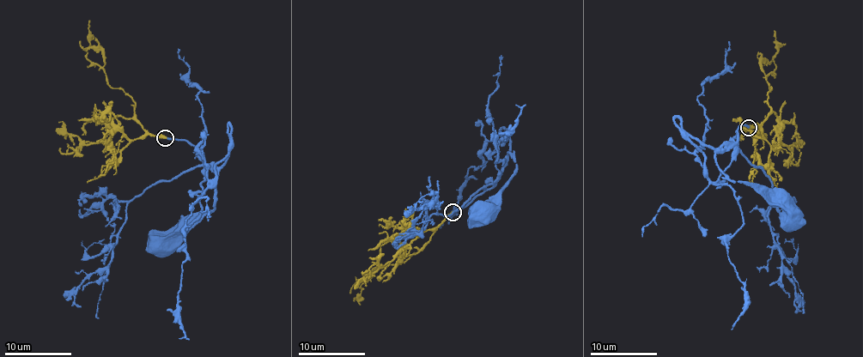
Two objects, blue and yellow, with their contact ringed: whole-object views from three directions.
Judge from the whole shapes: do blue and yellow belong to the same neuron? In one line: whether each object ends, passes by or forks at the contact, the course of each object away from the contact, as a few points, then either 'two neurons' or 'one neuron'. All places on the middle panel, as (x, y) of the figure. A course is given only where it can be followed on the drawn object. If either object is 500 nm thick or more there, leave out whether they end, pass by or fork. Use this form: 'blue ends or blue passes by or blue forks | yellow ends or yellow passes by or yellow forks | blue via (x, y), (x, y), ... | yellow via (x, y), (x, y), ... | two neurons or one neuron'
blue ends | yellow ends | blue via (452, 213), (483, 191), (501, 169), (508, 150), (516, 173), (495, 196), (495, 207), (480, 220), (479, 215) | yellow via (452, 213), (416, 252), (400, 264), (377, 269), (361, 286), (355, 299) | one neuron

